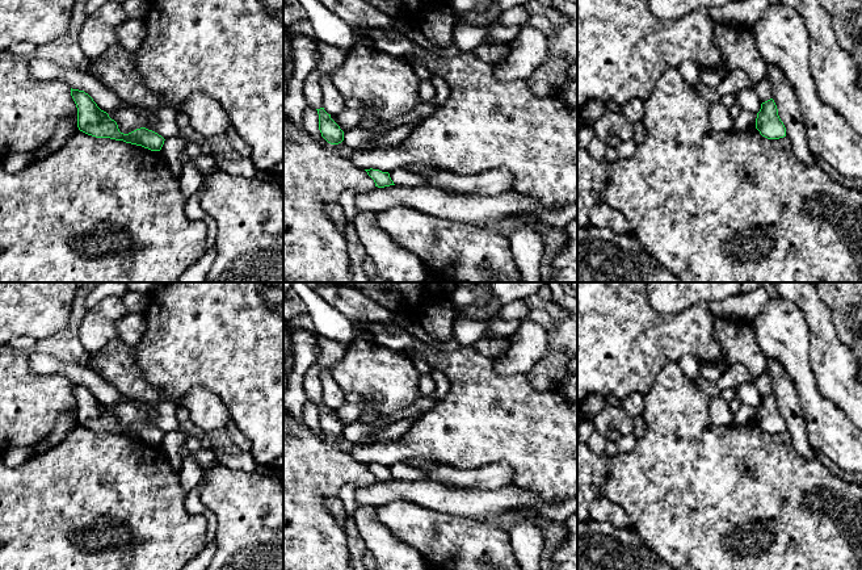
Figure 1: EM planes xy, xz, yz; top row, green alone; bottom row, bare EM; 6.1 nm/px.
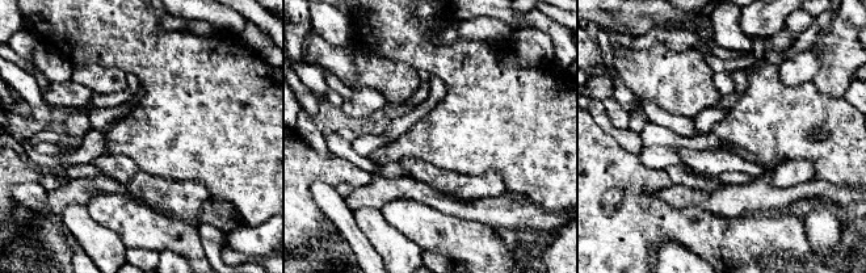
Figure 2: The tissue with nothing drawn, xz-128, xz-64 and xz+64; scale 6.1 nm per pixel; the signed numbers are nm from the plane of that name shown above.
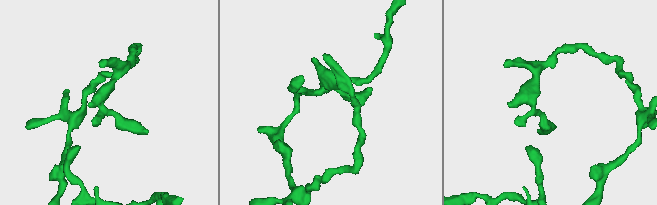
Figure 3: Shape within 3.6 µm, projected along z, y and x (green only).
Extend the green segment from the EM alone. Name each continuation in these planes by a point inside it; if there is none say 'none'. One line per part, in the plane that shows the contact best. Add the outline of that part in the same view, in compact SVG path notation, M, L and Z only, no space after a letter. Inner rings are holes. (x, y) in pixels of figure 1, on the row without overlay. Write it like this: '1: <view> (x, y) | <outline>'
none

